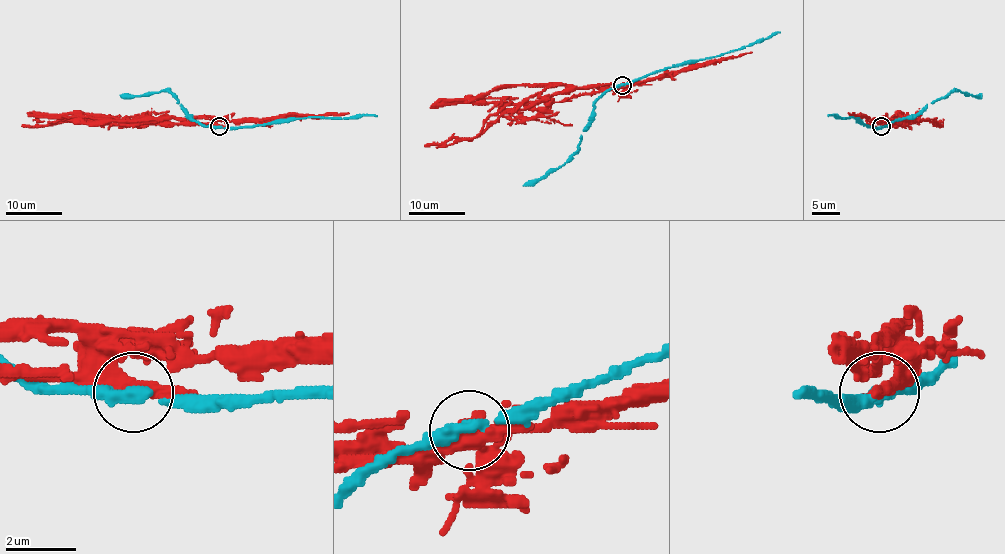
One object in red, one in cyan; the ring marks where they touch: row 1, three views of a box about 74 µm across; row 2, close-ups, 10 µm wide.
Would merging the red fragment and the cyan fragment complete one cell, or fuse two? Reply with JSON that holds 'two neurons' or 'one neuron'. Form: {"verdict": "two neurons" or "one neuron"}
{"verdict": "two neurons"}

